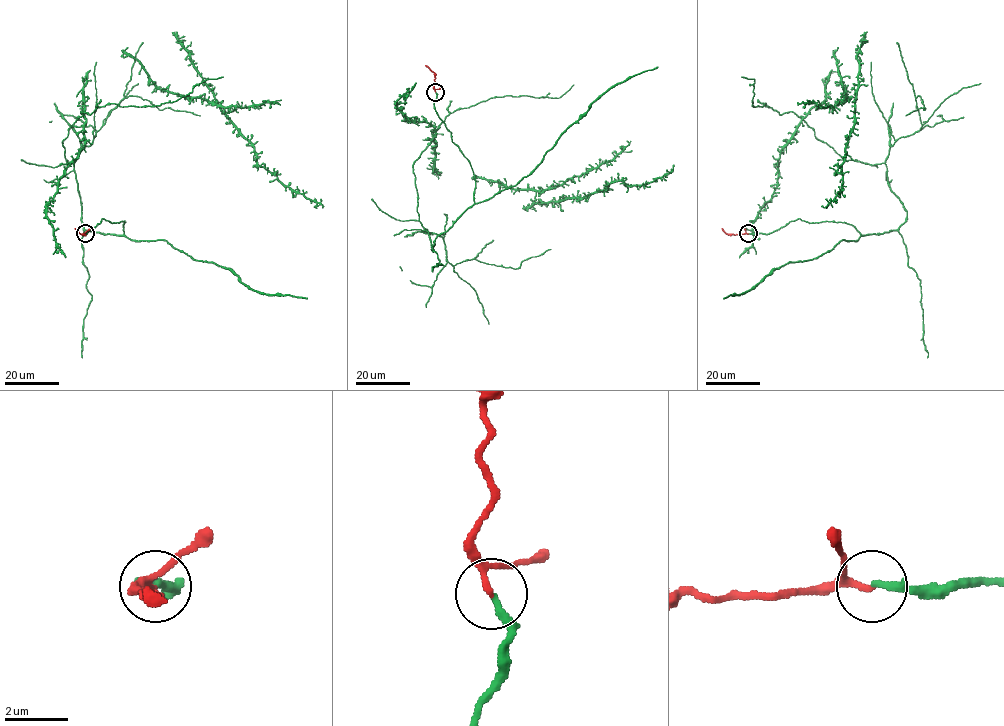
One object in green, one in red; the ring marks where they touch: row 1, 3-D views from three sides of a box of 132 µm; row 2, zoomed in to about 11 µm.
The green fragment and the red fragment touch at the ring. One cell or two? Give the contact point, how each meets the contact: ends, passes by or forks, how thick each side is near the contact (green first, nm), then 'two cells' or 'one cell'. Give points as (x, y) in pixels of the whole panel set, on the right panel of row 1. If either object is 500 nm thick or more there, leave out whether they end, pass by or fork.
(748, 233) | green ends | red passes by | 220/140 nm | one cell

